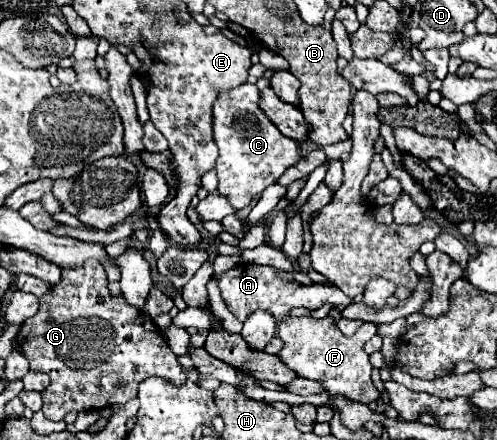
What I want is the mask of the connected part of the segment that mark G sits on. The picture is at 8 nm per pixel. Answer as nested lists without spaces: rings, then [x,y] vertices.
[[[87,259],[87,263],[83,263],[83,265],[79,265],[79,267],[63,269],[63,279],[61,279],[59,283],[55,283],[55,287],[51,287],[51,289],[47,291],[47,295],[43,295],[43,297],[39,299],[39,311],[37,311],[31,319],[25,319],[25,323],[21,325],[19,335],[17,335],[17,343],[19,343],[21,351],[23,351],[23,355],[27,357],[31,369],[43,371],[43,373],[47,373],[47,375],[51,377],[51,385],[41,393],[41,397],[43,397],[43,409],[41,409],[41,411],[43,411],[45,417],[51,419],[51,421],[61,421],[69,411],[77,411],[77,413],[79,413],[79,411],[99,411],[99,409],[113,407],[113,405],[121,407],[121,405],[125,405],[127,401],[131,401],[131,399],[137,397],[137,385],[139,385],[143,379],[147,379],[147,377],[161,377],[161,379],[167,379],[169,383],[175,383],[177,387],[187,381],[187,375],[185,375],[185,371],[181,369],[181,365],[179,365],[179,361],[177,361],[177,355],[169,349],[167,341],[165,341],[163,335],[155,329],[153,321],[151,321],[149,317],[141,315],[141,311],[139,311],[137,307],[131,307],[123,297],[113,297],[113,295],[109,293],[105,269],[101,267],[101,263],[95,263],[95,259]]]

